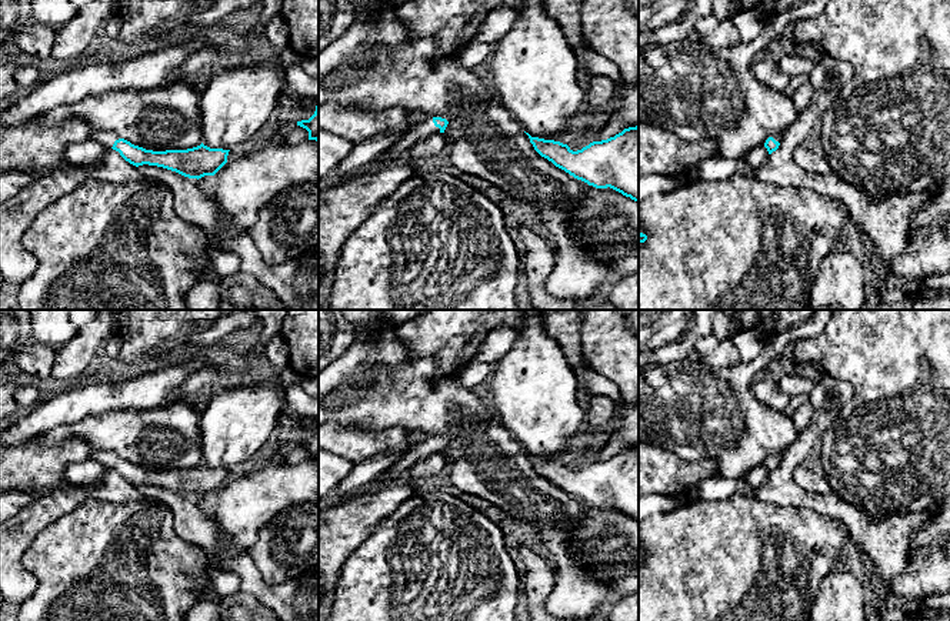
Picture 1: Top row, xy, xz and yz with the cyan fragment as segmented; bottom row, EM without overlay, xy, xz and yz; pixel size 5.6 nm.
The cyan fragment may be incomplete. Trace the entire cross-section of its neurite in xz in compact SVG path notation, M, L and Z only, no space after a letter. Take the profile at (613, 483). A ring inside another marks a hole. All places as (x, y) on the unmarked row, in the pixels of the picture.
M639 445L624 448L621 453L601 461L593 461L581 470L573 471L567 464L554 460L531 457L526 453L534 470L556 487L577 500L596 508L613 508L639 522Z

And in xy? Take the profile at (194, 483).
M91 451L90 458L113 468L130 484L163 487L189 498L214 495L226 483L230 470L210 468L203 463L187 470L153 471L120 458L114 451Z

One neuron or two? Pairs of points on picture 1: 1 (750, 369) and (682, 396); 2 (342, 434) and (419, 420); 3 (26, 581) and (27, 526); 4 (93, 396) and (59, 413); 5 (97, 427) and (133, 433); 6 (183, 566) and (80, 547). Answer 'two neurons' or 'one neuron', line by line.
1: one neuron
2: two neurons
3: one neuron
4: one neuron
5: one neuron
6: one neuron

